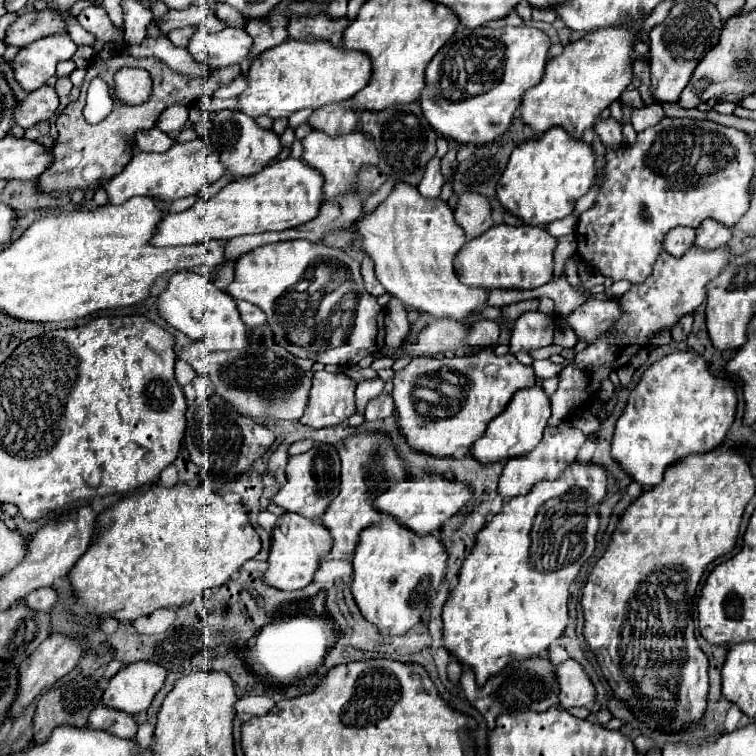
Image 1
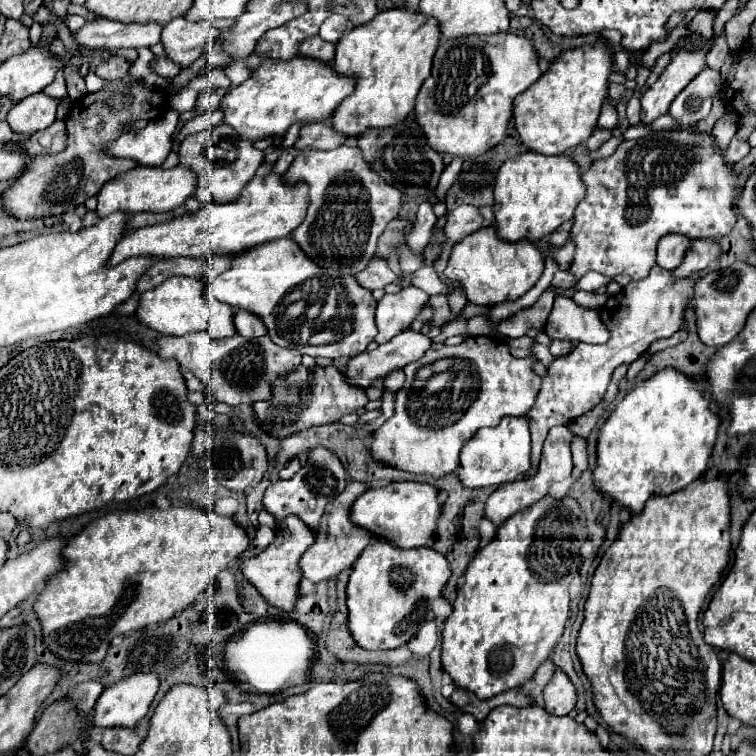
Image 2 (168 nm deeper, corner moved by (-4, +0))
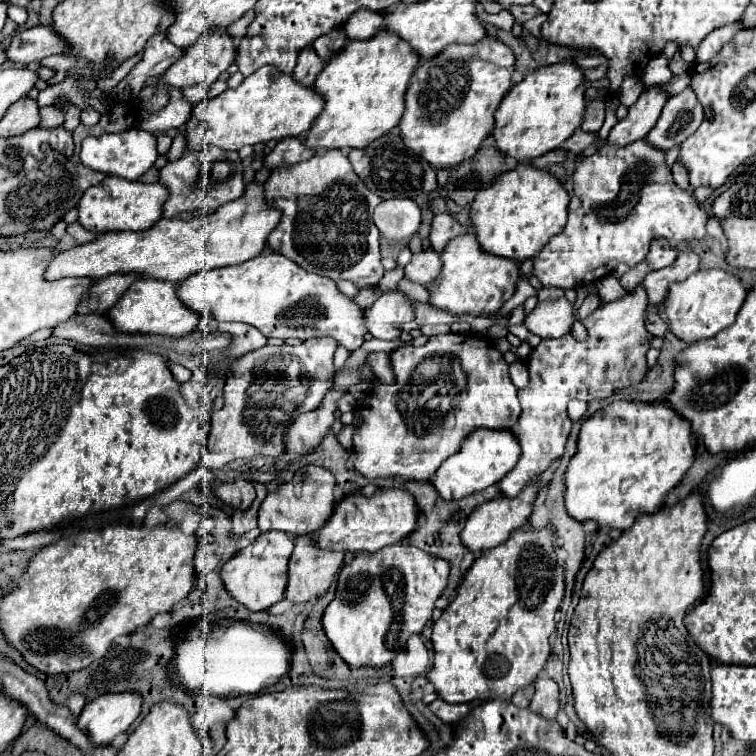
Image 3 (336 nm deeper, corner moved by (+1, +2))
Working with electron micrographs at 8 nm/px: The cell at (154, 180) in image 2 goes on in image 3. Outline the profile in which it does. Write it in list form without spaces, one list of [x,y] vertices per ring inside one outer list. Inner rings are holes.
[[[107,176],[101,184],[89,188],[79,202],[79,224],[93,232],[107,230],[145,230],[151,228],[163,216],[163,204],[167,200],[167,188],[161,182],[145,184],[139,180],[123,180]]]

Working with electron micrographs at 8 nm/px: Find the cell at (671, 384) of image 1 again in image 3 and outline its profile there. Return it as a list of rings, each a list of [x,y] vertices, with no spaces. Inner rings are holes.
[[[615,400],[605,412],[595,412],[581,426],[577,454],[571,458],[565,472],[565,506],[569,516],[577,520],[595,520],[599,526],[627,530],[641,512],[657,512],[665,496],[683,480],[695,462],[695,438],[691,422],[665,402]]]

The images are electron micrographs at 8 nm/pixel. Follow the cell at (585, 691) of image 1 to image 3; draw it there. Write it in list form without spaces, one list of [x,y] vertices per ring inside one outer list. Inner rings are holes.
[[[537,678],[535,680],[535,696],[529,706],[535,714],[543,714],[543,718],[555,720],[559,710],[559,688],[551,678]]]

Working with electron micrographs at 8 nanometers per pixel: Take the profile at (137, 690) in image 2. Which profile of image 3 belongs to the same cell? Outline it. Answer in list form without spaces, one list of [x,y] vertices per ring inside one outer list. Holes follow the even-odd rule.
[[[139,692],[103,694],[83,708],[77,726],[95,746],[111,744],[117,734],[127,732],[137,720],[141,714],[141,702],[143,698]]]

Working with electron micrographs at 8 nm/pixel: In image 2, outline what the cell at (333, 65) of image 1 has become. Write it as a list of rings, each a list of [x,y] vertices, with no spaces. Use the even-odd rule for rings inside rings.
[[[296,56],[288,62],[284,60],[264,60],[246,82],[242,82],[240,86],[232,88],[230,92],[226,92],[220,100],[220,110],[224,112],[224,124],[228,124],[230,128],[236,130],[236,136],[240,140],[250,140],[250,142],[258,142],[264,138],[272,138],[272,136],[282,136],[292,124],[300,122],[300,124],[312,124],[312,122],[328,122],[332,118],[332,112],[336,110],[336,106],[354,90],[354,80],[352,78],[342,78],[336,74],[336,70],[328,64],[310,60],[310,58],[302,58]]]

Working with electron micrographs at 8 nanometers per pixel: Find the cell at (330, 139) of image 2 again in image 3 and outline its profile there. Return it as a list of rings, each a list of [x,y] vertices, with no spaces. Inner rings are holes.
[[[293,136],[293,138],[283,138],[277,142],[275,150],[269,154],[267,162],[273,164],[293,164],[293,162],[301,162],[301,160],[309,160],[317,150],[315,148],[309,148],[305,146],[303,138],[299,136]]]

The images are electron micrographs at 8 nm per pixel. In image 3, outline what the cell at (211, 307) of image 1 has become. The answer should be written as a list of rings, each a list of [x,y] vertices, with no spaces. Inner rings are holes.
[[[141,278],[121,296],[121,300],[109,310],[109,320],[121,332],[143,332],[143,334],[167,334],[167,336],[185,336],[197,330],[203,314],[189,310],[177,296],[177,284],[169,280]]]

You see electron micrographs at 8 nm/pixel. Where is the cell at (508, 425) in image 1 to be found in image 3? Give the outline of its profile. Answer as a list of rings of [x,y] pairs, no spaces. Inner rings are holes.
[[[477,428],[473,434],[469,434],[469,438],[465,438],[461,450],[453,454],[453,458],[447,458],[441,464],[441,468],[431,478],[431,482],[437,488],[441,498],[459,500],[469,494],[481,492],[493,482],[499,482],[509,470],[513,470],[513,466],[517,464],[517,458],[521,458],[521,446],[517,444],[517,438],[511,430]]]

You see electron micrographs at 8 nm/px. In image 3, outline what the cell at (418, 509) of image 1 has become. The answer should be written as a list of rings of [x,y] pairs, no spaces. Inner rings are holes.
[[[387,488],[377,490],[373,496],[363,496],[361,492],[345,496],[333,510],[331,518],[319,530],[317,542],[327,550],[345,550],[345,552],[375,552],[389,544],[399,544],[409,538],[409,534],[417,528],[417,502],[409,490]]]

